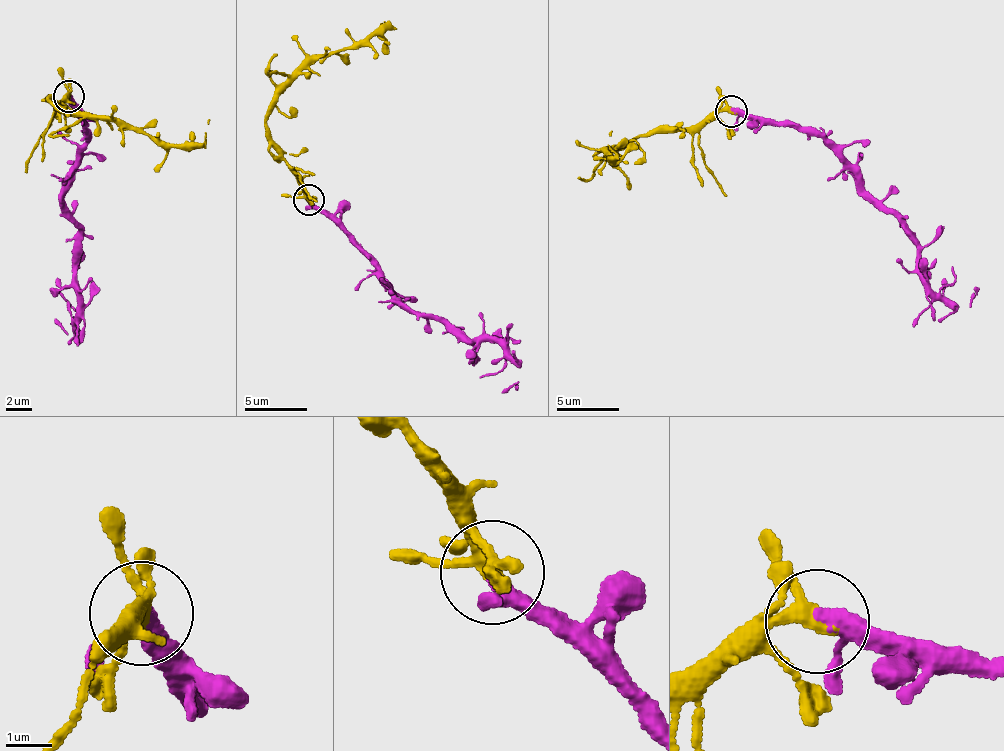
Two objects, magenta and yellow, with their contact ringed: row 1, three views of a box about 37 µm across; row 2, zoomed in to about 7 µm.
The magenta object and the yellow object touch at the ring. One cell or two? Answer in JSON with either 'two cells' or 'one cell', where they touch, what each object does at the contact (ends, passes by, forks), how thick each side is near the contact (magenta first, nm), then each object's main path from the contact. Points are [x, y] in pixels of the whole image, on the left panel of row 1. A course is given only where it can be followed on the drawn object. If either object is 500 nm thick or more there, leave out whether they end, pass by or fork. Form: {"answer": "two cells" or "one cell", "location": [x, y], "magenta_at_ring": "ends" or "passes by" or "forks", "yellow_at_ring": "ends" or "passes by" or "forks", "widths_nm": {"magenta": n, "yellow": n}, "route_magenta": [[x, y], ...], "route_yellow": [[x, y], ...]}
{"answer": "one cell", "location": [68, 96], "magenta_at_ring": "passes by", "yellow_at_ring": "passes by", "widths_nm": {"magenta": 280, "yellow": 280}, "route_magenta": [[67, 97], [82, 119], [83, 144], [63, 193], [81, 241], [73, 331], [65, 334], [63, 325], [76, 316]], "route_yellow": [[67, 97], [63, 94], [58, 102], [52, 96], [50, 102], [122, 124], [169, 143], [200, 143], [210, 119]]}

